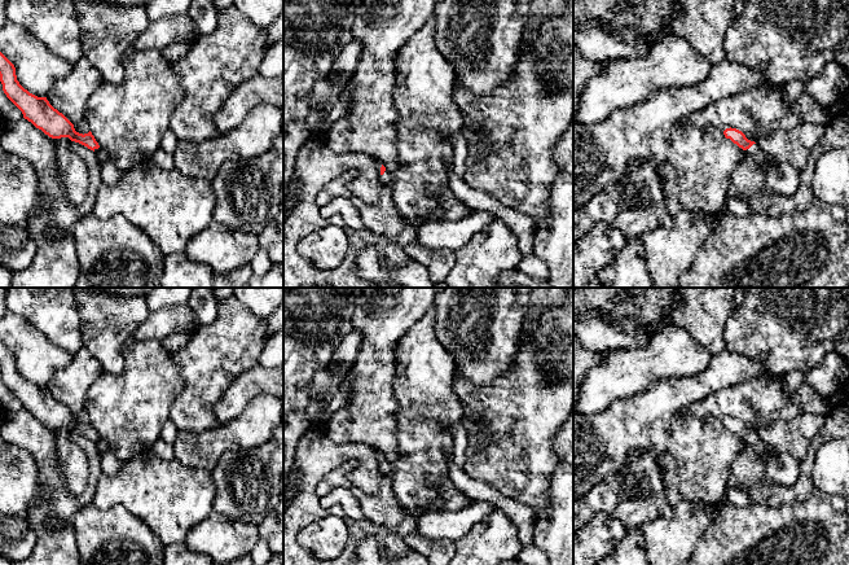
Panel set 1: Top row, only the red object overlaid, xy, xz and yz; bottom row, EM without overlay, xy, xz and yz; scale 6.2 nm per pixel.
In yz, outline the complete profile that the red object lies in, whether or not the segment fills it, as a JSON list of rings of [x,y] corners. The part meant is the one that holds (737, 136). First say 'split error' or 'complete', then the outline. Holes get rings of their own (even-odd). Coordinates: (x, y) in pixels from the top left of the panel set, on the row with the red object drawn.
split error; [[[730,127],[723,131],[723,135],[726,139],[730,139],[739,148],[749,153],[757,166],[764,165],[766,159],[765,153],[755,141],[748,140],[742,131]]]

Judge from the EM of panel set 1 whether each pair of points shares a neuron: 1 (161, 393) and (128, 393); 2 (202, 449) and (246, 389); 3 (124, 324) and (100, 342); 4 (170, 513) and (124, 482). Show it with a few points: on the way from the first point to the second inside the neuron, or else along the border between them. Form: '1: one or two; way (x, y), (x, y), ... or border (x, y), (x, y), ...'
1: one; way (153, 393), (136, 393)
2: two; border (246, 407), (221, 426)
3: one; way (118, 324), (106, 336)
4: one; way (158, 502), (143, 486), (136, 486)

